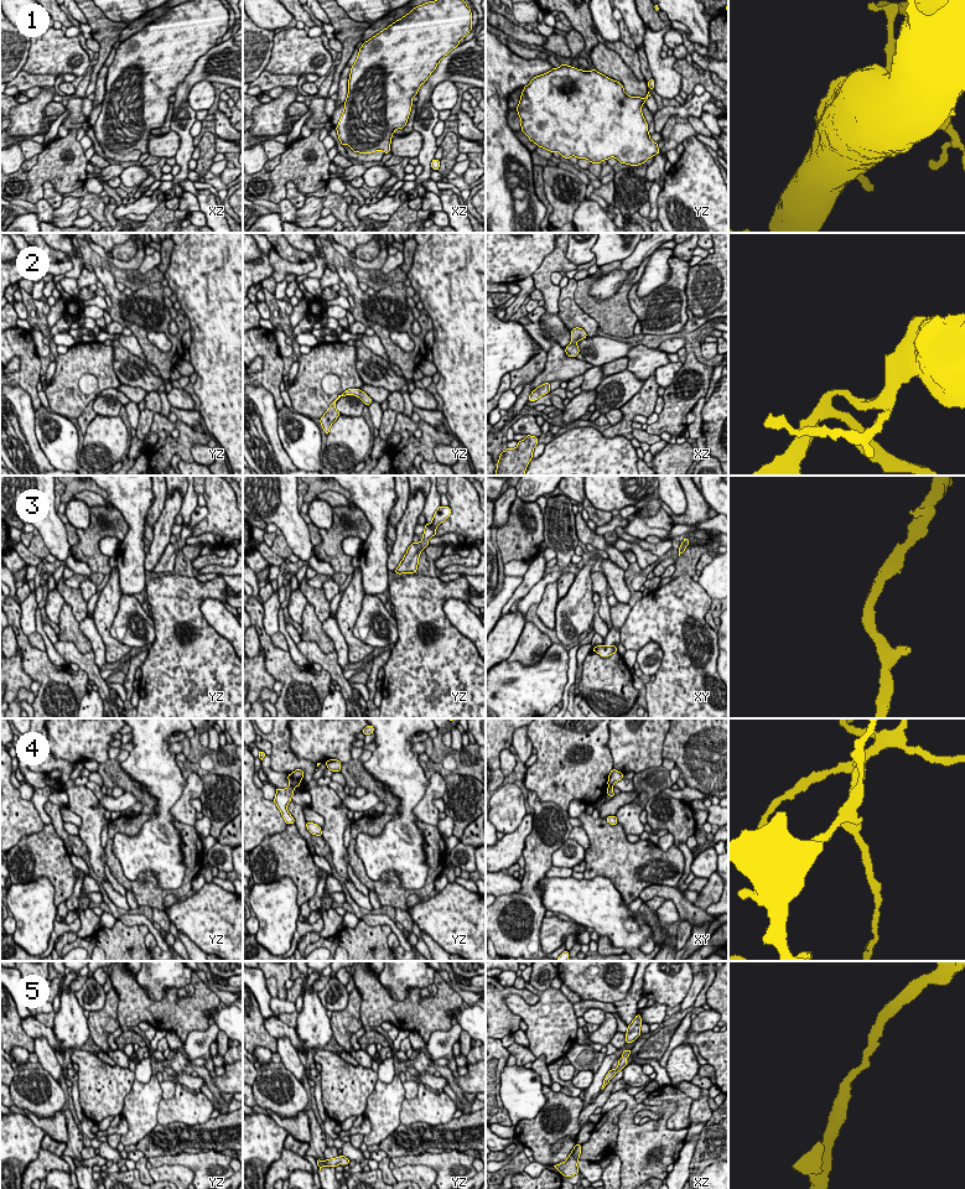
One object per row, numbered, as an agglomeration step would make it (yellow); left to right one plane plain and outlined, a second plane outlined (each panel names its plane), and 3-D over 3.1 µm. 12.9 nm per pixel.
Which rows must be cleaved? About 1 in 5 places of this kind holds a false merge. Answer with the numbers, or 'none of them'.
4

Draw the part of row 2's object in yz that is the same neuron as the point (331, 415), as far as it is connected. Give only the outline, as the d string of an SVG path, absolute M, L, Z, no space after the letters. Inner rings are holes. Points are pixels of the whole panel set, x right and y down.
M348 389L344 393L342 393L341 395L338 395L338 398L330 405L328 410L325 412L325 415L320 419L321 426L323 427L323 431L326 435L328 435L330 432L330 427L331 425L337 420L337 417L341 415L337 410L336 410L336 401L341 398L341 396L346 396L346 395L356 395L358 396L364 405L369 405L370 403L373 403L373 400L362 390L359 389Z

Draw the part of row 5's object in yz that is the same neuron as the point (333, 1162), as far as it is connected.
M339 1156L339 1157L336 1157L336 1158L332 1158L332 1159L326 1159L325 1162L320 1161L320 1159L316 1159L316 1163L317 1163L320 1170L323 1165L334 1168L341 1163L347 1165L347 1164L349 1164L349 1162L351 1161L348 1158L346 1158L344 1156Z

